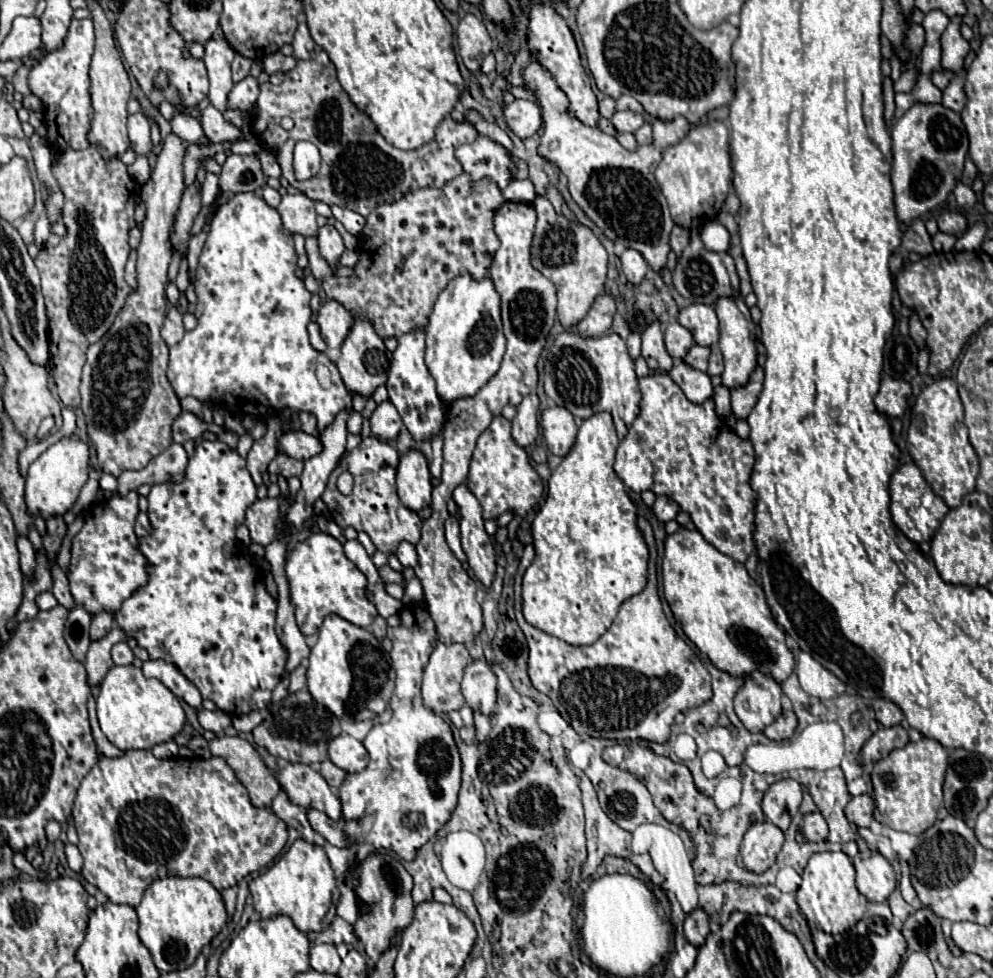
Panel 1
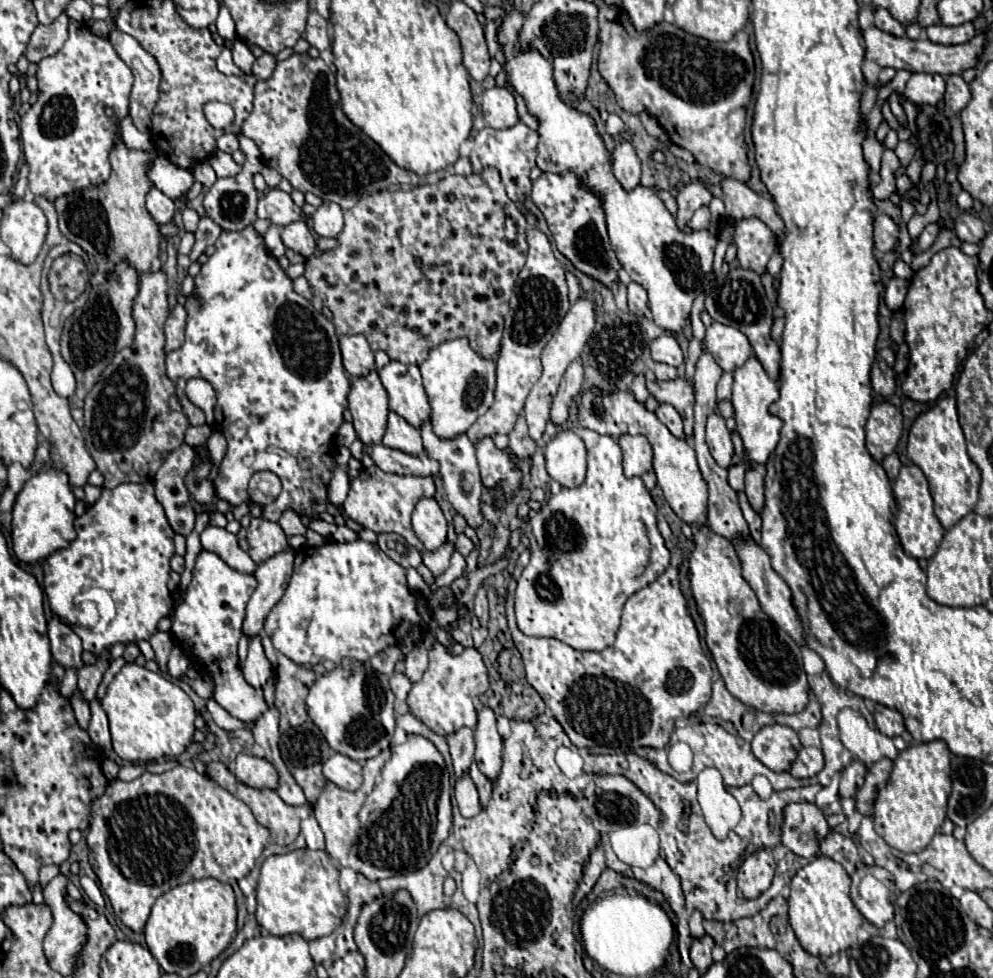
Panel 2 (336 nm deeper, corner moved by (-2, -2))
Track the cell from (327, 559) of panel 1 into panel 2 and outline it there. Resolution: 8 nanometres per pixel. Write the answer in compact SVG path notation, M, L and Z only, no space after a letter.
M356 540L350 544L330 542L318 548L300 548L294 558L294 572L286 594L280 598L280 604L276 604L276 608L272 608L272 612L268 614L264 632L270 636L274 648L286 654L292 662L312 664L312 656L316 656L316 652L308 648L308 624L312 624L312 616L316 616L316 612L328 612L328 624L336 628L336 632L328 632L328 640L332 640L334 664L344 664L348 660L366 662L386 646L400 644L402 638L410 632L412 624L422 624L416 612L416 594L410 592L406 584L406 570L390 560L378 546L372 546L364 540Z

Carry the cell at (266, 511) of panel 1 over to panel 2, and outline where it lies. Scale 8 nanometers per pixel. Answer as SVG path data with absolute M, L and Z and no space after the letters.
M252 518L246 538L250 544L248 554L256 564L262 564L264 560L288 548L288 538L280 528L280 524L264 518Z

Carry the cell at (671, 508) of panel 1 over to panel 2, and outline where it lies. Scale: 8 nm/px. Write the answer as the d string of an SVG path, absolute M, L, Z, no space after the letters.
M660 404L656 410L656 416L666 424L666 428L680 440L686 440L684 428L682 428L682 416L670 406L670 404Z

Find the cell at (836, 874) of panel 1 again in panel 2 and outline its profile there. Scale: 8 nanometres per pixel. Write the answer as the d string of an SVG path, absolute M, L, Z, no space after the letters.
M816 856L816 860L808 862L794 874L790 886L790 926L806 952L814 956L832 956L856 942L856 932L864 922L864 916L850 900L850 876L842 864L828 856Z

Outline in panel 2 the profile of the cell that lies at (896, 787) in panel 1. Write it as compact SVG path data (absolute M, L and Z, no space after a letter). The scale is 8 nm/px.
M942 740L908 746L894 760L890 780L878 792L872 816L876 832L900 852L924 850L946 818L946 802L950 790L952 782L948 746Z

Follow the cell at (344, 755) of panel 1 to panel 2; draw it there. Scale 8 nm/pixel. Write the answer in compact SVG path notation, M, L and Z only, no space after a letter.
M338 752L324 762L322 772L330 782L338 784L344 790L358 790L362 784L362 766L356 760Z

